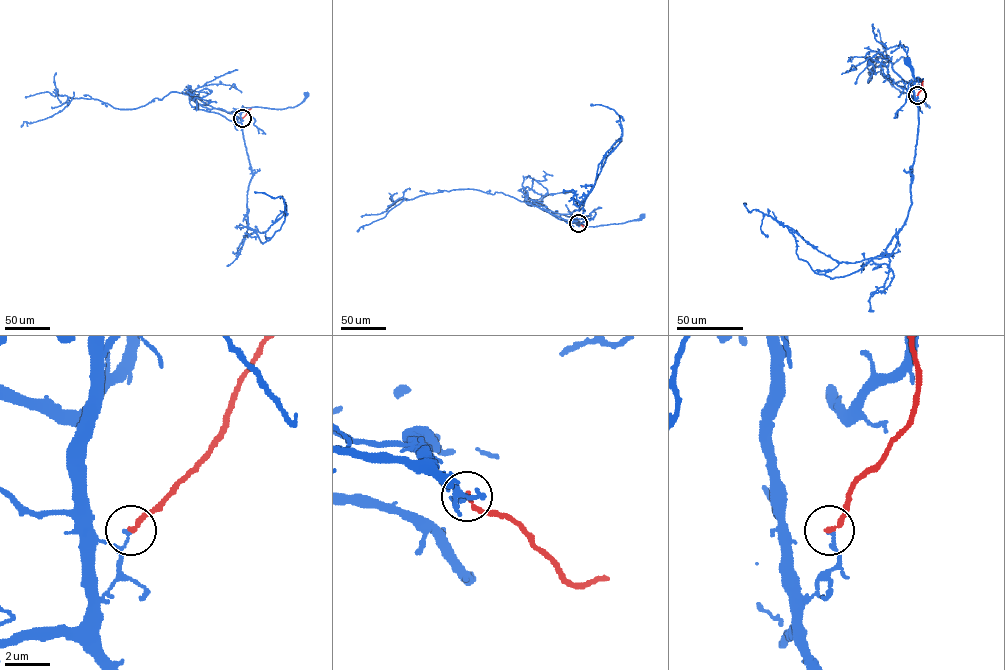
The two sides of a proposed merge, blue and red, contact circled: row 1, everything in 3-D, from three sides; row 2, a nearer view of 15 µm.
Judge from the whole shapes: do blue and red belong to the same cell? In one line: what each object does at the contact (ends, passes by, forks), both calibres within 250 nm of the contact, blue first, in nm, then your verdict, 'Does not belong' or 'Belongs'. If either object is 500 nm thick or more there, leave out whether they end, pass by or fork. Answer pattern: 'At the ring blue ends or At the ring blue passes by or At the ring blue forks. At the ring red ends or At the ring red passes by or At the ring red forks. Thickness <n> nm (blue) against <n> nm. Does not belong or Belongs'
At the ring blue ends. At the ring red ends. Thickness 160 nm (blue) against 240 nm. Does not belong

